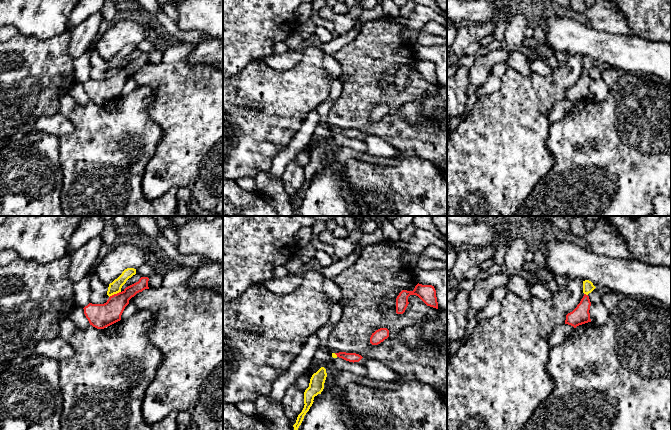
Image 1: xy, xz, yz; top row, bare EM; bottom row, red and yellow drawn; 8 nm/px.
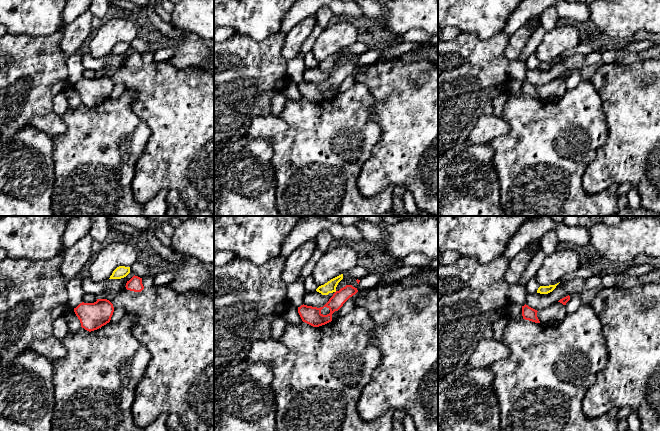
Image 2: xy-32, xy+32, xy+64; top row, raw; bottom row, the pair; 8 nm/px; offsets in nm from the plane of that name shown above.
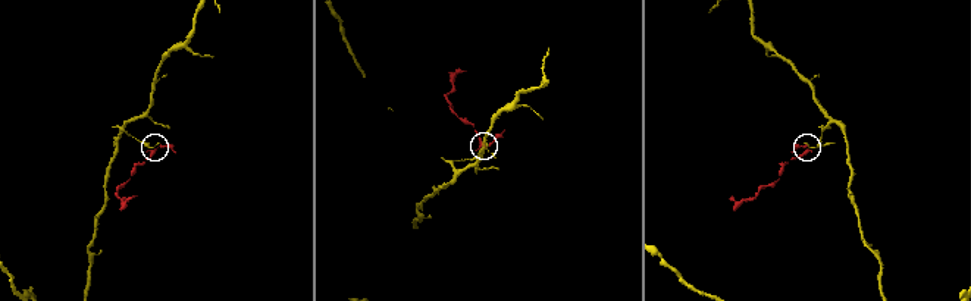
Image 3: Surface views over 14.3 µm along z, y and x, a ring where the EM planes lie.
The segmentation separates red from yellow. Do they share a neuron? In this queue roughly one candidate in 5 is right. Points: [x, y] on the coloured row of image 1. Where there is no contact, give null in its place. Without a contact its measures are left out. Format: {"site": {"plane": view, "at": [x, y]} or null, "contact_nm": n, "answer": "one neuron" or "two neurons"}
{"site": {"plane": "xy", "at": [114, 294]}, "contact_nm": 110, "answer": "two neurons"}

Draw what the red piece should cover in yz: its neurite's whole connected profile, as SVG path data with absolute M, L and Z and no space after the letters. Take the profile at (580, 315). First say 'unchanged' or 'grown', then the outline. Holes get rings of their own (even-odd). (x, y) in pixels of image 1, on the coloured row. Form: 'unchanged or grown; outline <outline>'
unchanged; outline M584 294L577 307L566 315L565 324L571 325L576 328L579 325L591 322L589 313L590 306L591 302L589 296Z

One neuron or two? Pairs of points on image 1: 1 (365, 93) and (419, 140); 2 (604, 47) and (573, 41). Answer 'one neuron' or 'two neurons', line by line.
1: one neuron
2: one neuron

